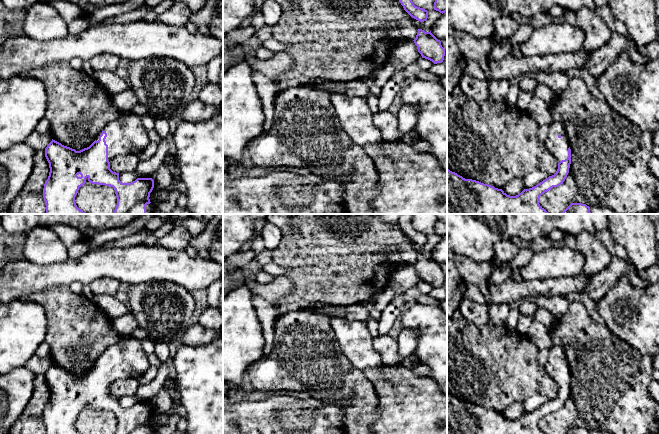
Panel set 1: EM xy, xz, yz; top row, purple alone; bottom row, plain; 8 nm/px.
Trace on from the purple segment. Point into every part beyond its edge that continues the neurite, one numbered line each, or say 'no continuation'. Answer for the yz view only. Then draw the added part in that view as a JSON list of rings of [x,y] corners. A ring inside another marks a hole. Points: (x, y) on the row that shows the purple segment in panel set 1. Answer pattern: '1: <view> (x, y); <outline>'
1: yz (558, 147); [[[553,122],[550,125],[549,134],[544,144],[547,150],[556,158],[557,163],[567,159],[570,145],[566,126],[563,122]]]

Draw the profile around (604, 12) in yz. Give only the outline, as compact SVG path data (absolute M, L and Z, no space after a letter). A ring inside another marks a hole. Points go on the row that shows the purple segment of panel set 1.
M609 4L597 8L595 12L613 32L621 34L631 40L625 24L613 15Z

